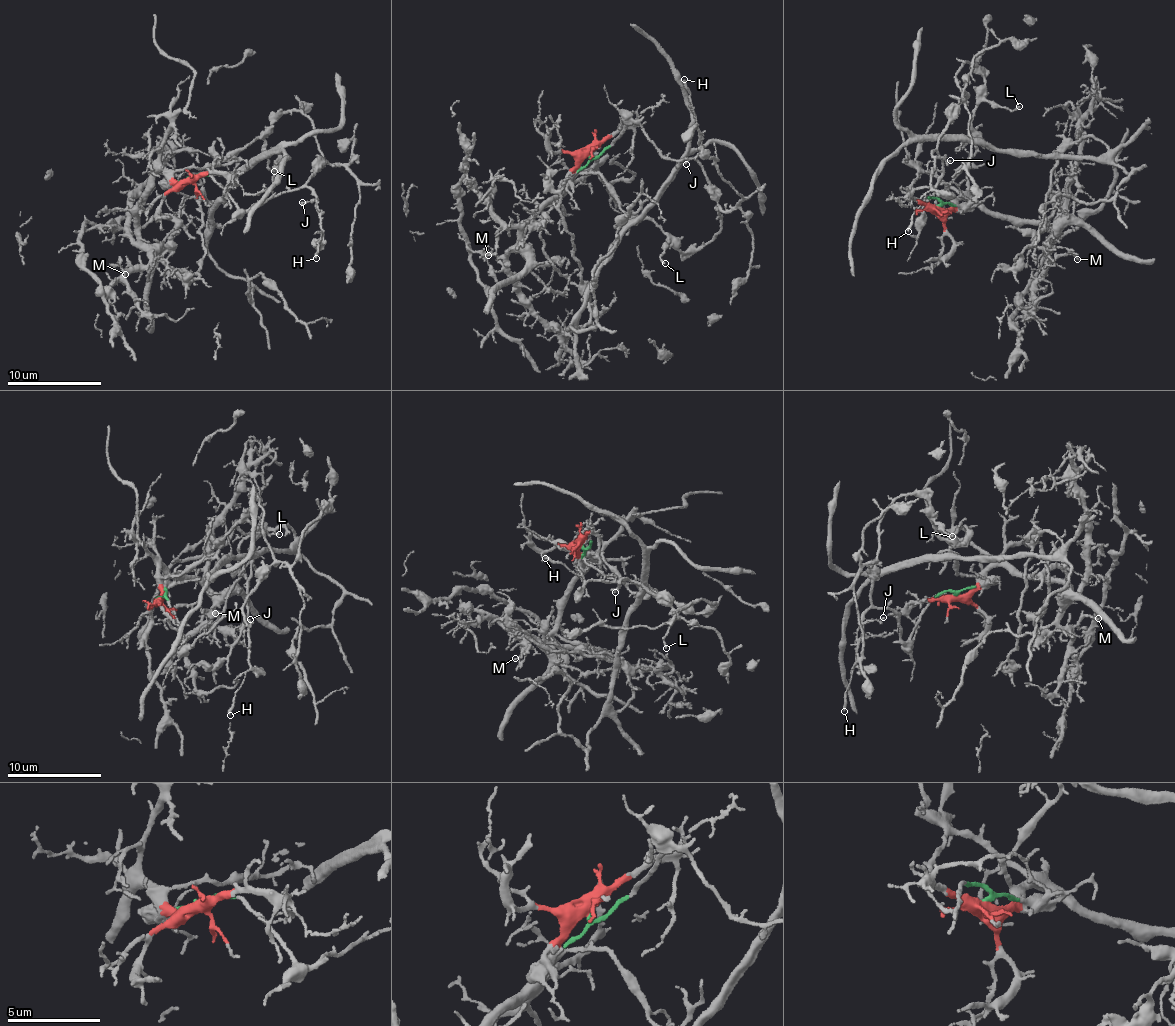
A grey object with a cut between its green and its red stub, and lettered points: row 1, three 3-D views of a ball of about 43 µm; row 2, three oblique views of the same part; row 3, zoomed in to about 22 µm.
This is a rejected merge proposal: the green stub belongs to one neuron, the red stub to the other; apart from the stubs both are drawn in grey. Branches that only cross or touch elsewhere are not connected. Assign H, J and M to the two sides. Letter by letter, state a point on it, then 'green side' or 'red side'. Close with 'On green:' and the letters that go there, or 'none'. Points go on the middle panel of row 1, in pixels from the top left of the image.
H: at (684, 79); green side
J: at (686, 164); green side
M: at (488, 255); red side
On green: H, J

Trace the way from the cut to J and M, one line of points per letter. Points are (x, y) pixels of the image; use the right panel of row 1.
J: (935, 208), (938, 201), (929, 197), (923, 215), (941, 174), (943, 161), (935, 151), (935, 158), (951, 161)
M: (935, 208), (973, 199), (990, 211), (1039, 223), (1051, 231), (1047, 253), (1051, 262), (1071, 255), (1078, 260)

